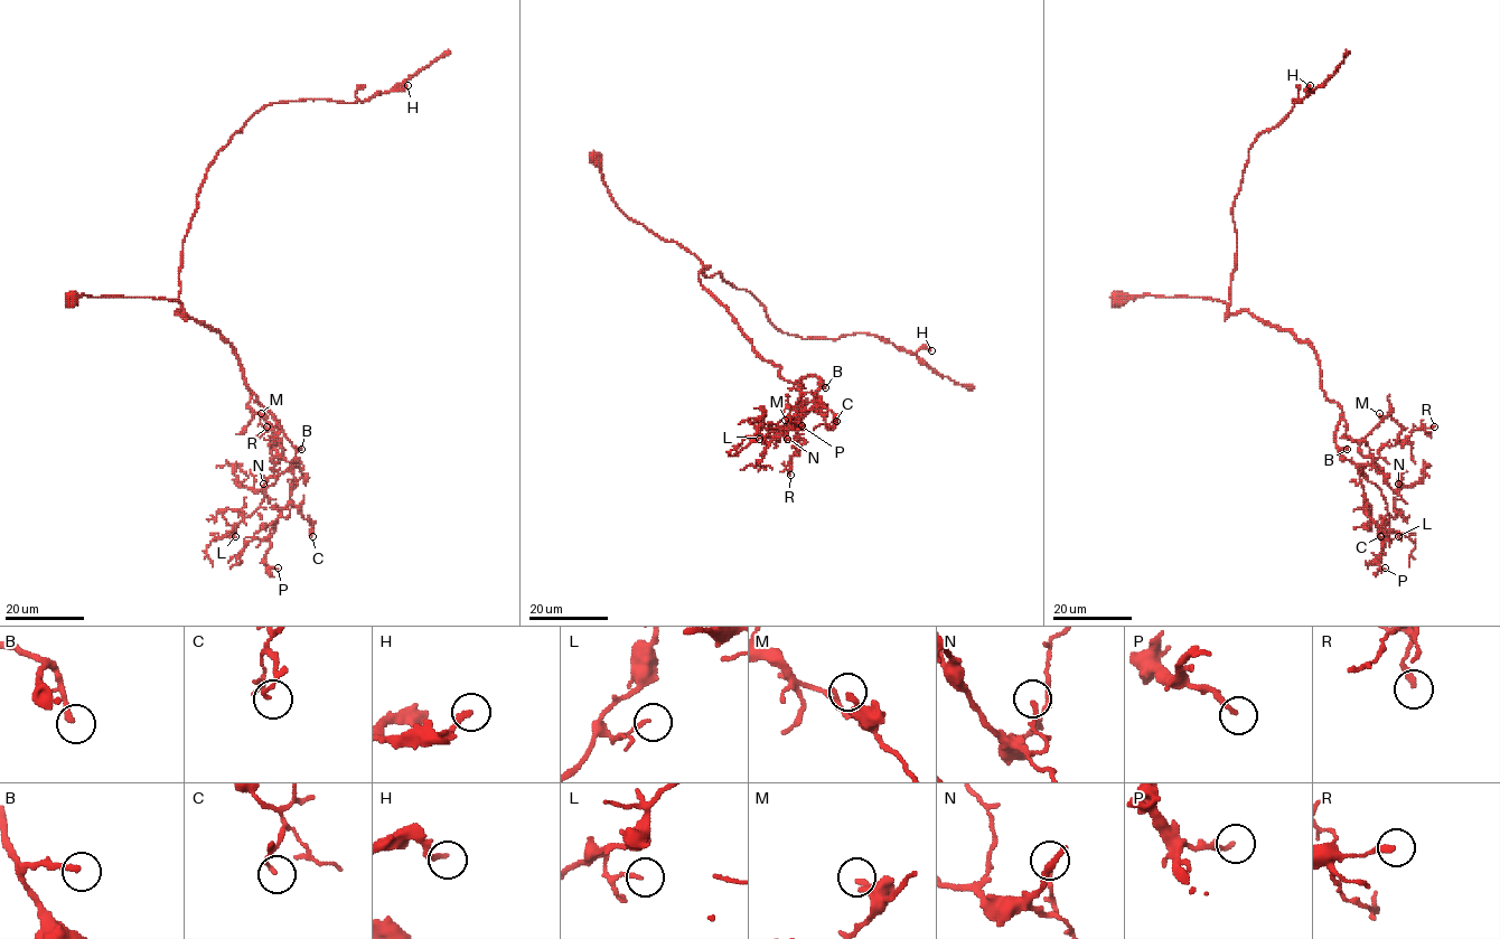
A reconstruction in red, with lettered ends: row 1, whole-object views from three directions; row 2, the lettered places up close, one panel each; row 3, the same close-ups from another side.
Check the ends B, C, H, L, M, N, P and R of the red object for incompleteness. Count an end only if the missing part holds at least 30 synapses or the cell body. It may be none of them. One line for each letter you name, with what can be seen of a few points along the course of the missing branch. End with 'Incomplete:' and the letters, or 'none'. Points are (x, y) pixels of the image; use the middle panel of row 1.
B: course (825, 387), (843, 414), (833, 416), (826, 439), (803, 460), (806, 457), (816, 467), (849, 460), (862, 475)
Incomplete: B

